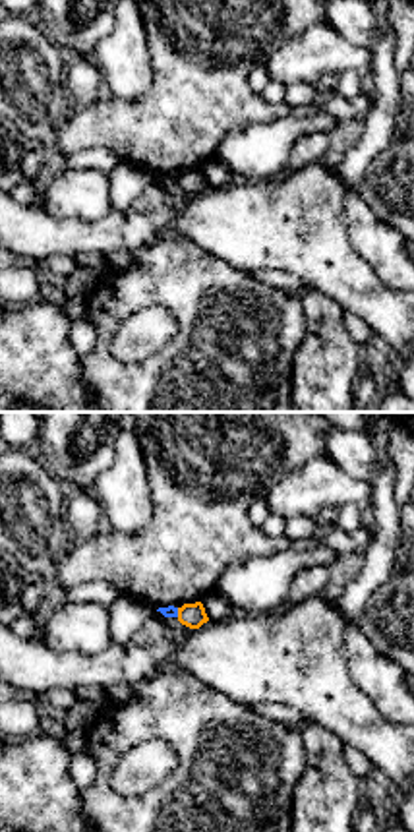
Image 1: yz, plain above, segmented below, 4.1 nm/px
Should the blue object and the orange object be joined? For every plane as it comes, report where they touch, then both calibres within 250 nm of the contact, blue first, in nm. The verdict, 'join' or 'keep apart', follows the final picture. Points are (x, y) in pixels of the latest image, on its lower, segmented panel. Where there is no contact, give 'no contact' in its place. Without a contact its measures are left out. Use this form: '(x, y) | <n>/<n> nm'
(177, 612) | 50/100 nm

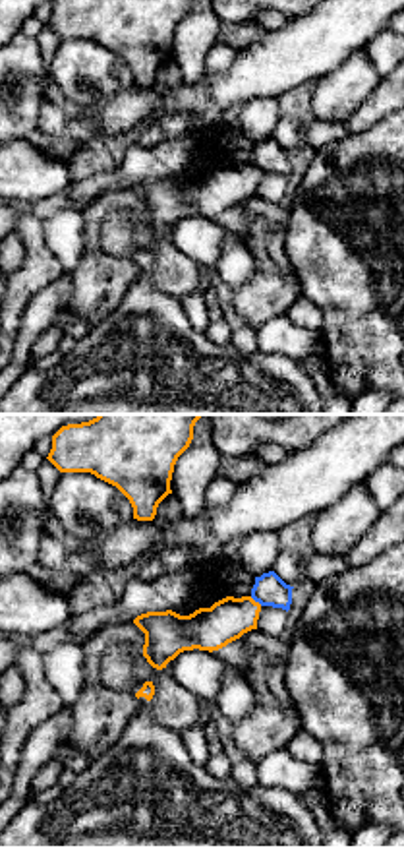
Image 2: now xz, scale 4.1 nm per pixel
(256, 601) | 140/180 nm

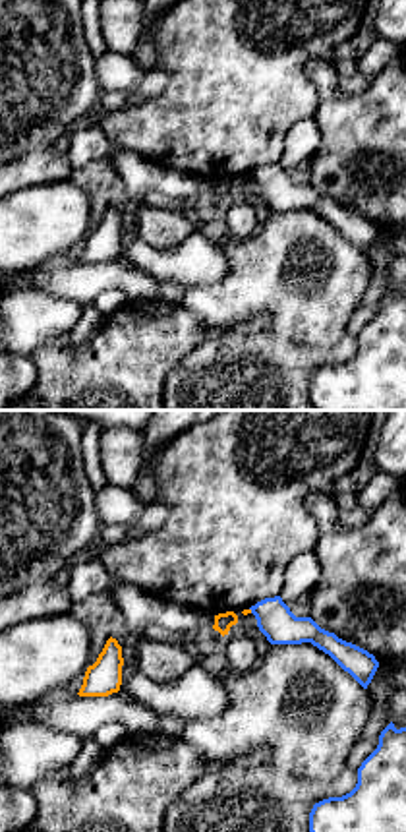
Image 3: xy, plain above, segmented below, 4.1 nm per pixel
(250, 608) | 150/20 nm

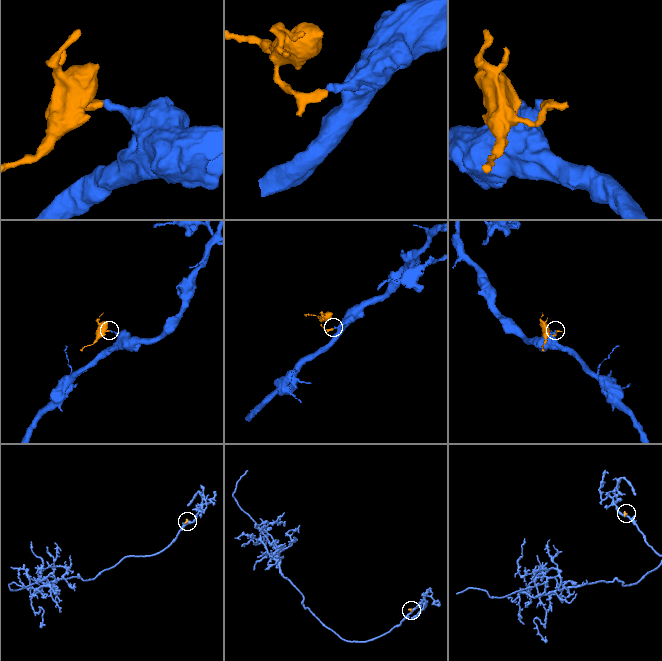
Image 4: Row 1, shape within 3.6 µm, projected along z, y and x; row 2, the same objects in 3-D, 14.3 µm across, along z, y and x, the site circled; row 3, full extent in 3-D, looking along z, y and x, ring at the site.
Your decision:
keep apart

